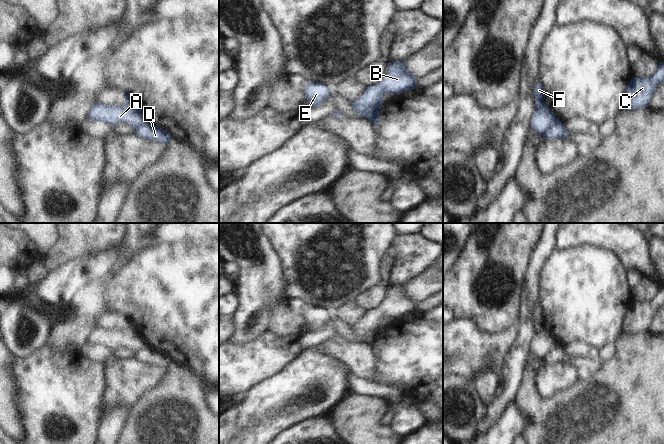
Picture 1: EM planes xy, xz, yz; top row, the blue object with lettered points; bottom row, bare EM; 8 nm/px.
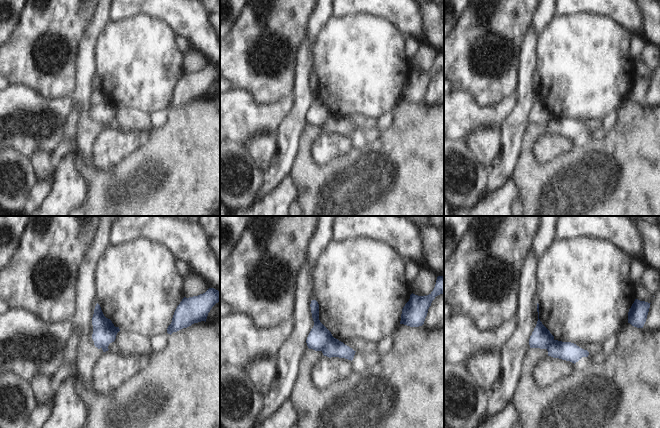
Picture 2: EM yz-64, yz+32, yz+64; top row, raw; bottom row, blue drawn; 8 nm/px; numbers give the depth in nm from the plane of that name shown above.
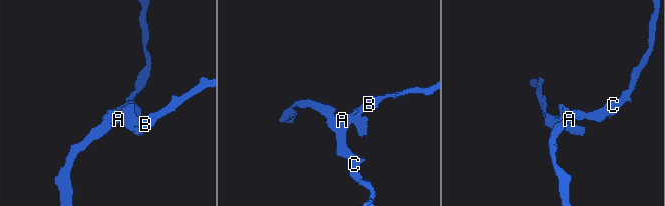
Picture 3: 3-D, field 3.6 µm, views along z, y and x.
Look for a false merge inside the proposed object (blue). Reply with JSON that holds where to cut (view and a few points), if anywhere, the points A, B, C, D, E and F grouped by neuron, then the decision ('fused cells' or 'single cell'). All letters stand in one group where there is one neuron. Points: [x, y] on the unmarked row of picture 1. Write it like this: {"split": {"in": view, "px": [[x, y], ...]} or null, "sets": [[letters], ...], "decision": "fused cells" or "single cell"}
{"split": {"in": "xz", "px": [[381, 328], [370, 332], [363, 340]]}, "sets": [["A", "B", "C", "E", "F"], ["D"]], "decision": "fused cells"}

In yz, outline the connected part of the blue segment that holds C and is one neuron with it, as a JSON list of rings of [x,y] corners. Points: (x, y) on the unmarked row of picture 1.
[[[664,286],[650,301],[633,301],[628,308],[621,328],[622,334],[637,334],[648,331],[657,311],[664,306]]]

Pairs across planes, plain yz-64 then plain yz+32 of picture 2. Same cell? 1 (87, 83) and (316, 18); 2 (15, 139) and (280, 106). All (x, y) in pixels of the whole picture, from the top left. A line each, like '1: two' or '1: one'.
1: one
2: one

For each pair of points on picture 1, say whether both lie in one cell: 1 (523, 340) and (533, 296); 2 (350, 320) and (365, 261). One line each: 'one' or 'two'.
1: two
2: two

